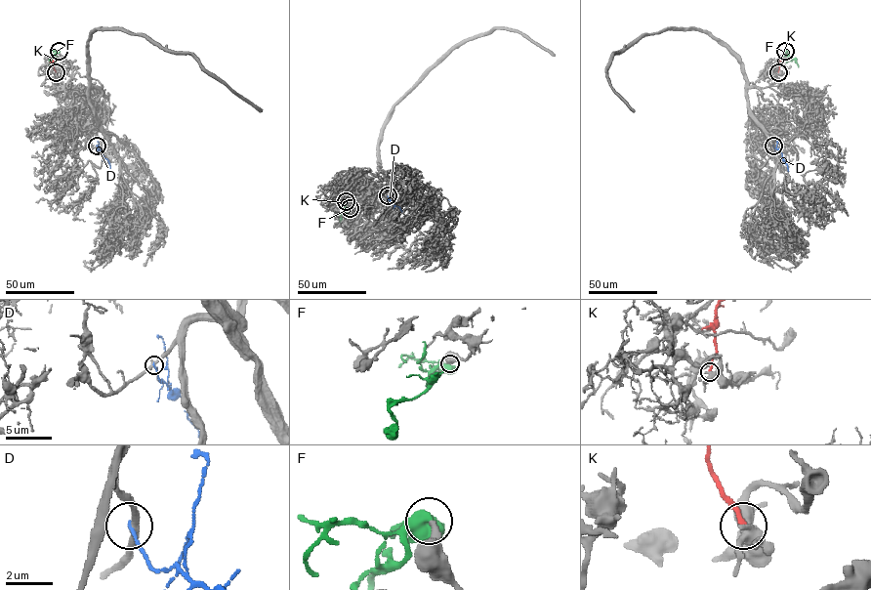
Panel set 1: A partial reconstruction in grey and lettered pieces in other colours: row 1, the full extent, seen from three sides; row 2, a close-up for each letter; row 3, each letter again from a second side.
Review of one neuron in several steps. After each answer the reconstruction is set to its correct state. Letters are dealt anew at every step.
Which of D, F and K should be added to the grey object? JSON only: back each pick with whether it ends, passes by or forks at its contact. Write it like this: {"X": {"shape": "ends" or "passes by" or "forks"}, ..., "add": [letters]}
{"F": {"shape": "passes by"}, "add": ["F"]}

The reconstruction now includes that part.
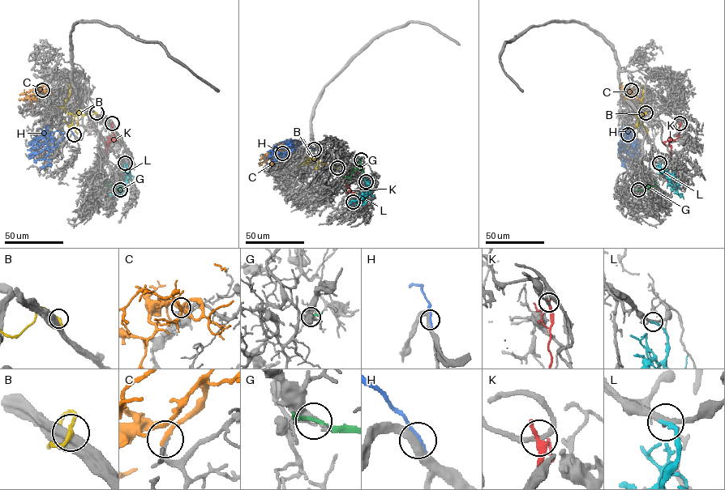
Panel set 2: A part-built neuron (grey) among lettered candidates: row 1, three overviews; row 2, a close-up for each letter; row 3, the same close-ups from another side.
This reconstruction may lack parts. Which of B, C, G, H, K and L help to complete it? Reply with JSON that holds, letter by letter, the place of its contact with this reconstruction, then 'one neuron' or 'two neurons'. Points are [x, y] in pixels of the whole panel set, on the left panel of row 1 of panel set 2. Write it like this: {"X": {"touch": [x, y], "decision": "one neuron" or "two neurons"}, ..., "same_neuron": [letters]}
{"B": {"touch": [96, 112], "decision": "two neurons"}, "C": {"touch": [42, 90], "decision": "one neuron"}, "G": {"touch": [120, 189], "decision": "two neurons"}, "H": {"touch": [74, 134], "decision": "two neurons"}, "K": {"touch": [112, 123], "decision": "two neurons"}, "L": {"touch": [125, 163], "decision": "one neuron"}, "same_neuron": ["C", "L"]}

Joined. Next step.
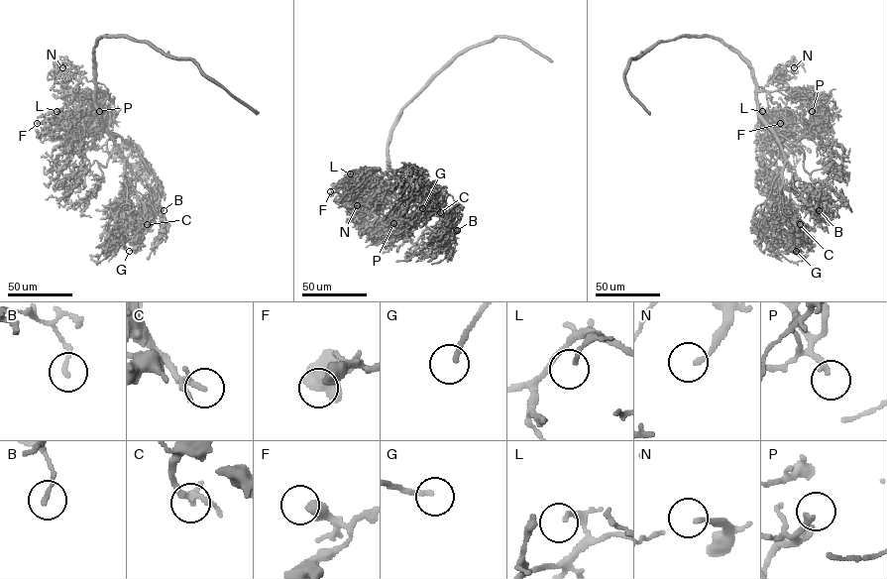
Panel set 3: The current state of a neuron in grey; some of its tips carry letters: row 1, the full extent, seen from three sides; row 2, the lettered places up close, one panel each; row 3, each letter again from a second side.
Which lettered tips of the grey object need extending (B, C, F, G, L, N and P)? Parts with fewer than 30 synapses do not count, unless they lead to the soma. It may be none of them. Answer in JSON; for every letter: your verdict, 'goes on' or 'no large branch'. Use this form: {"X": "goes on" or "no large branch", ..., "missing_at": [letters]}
{"B": "no large branch", "C": "goes on", "F": "no large branch", "G": "goes on", "L": "no large branch", "N": "no large branch", "P": "goes on", "missing_at": ["C", "G", "P"]}

